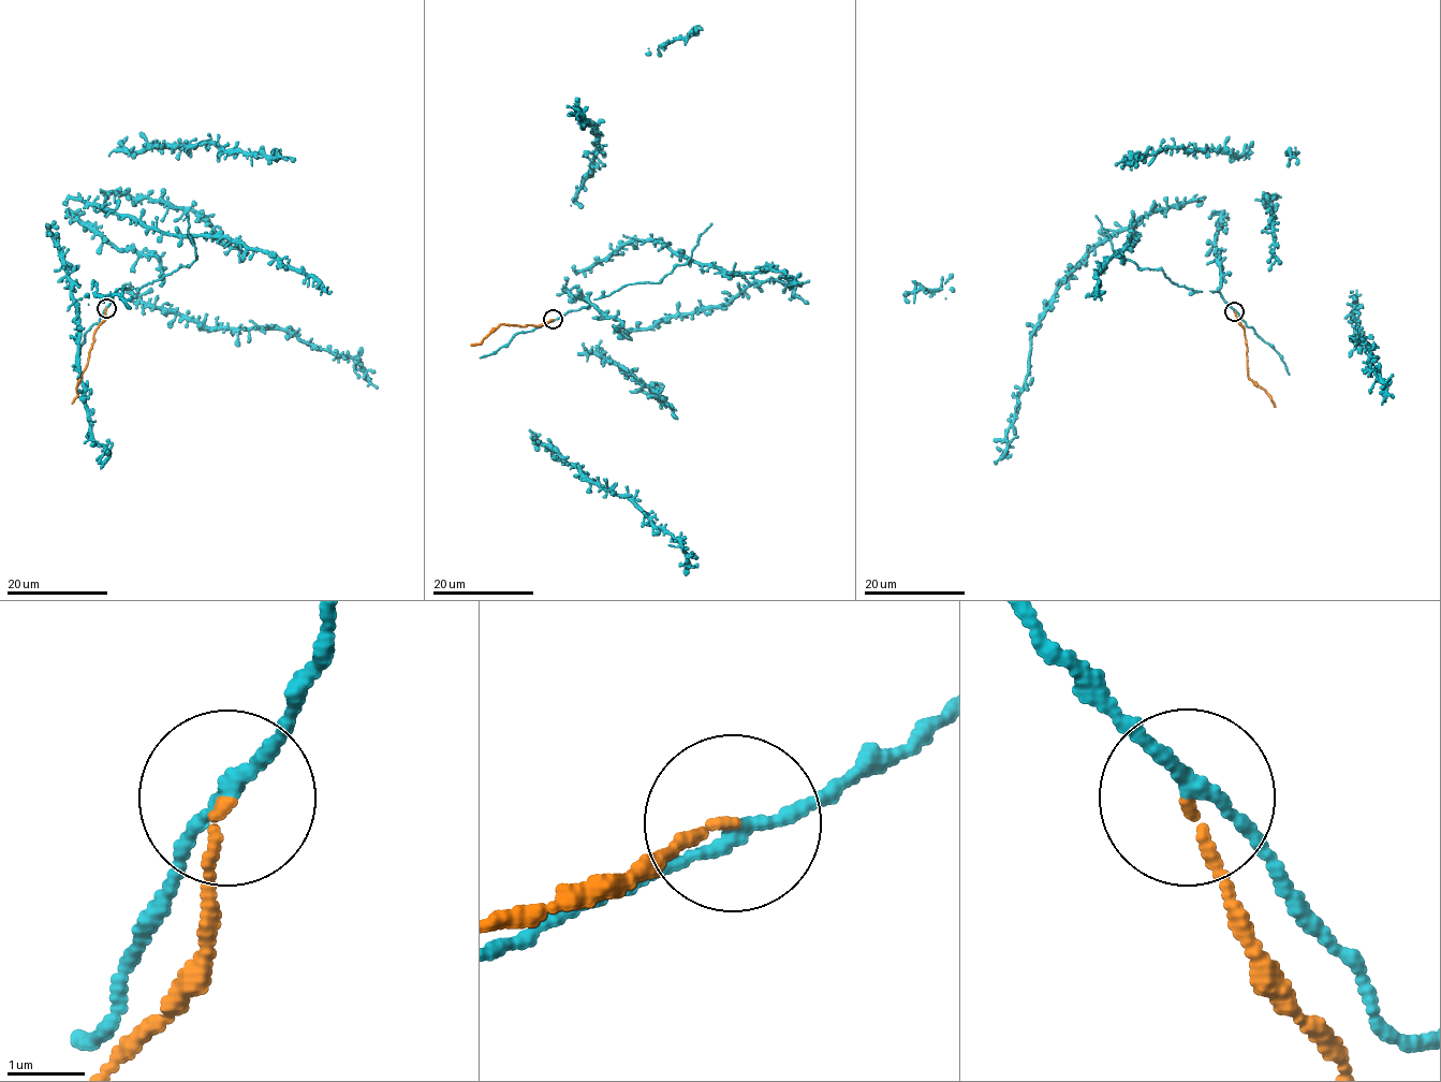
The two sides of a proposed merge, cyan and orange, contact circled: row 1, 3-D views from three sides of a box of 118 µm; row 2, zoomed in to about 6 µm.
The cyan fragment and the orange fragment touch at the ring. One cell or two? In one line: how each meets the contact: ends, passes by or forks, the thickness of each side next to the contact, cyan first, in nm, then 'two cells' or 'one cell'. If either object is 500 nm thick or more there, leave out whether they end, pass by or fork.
cyan passes by; orange ends; calibres 170 and 120 nm; two cells

